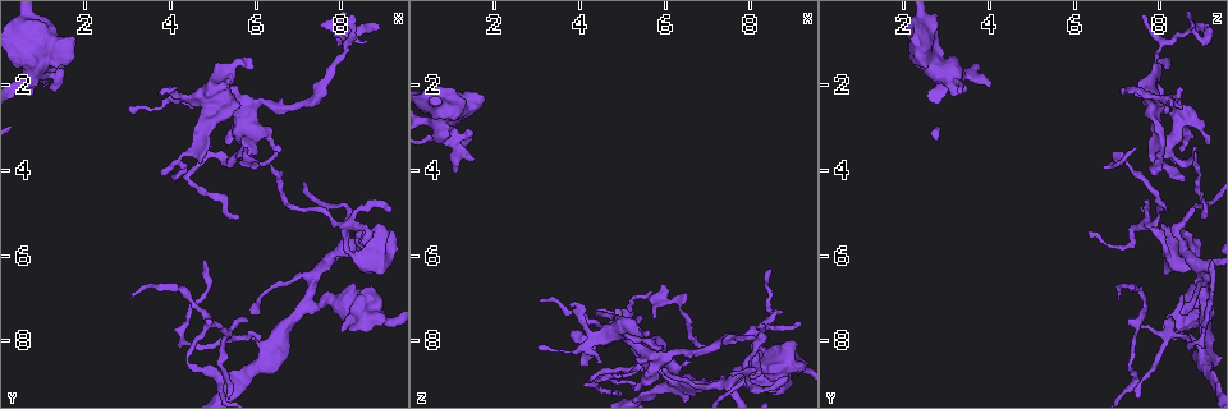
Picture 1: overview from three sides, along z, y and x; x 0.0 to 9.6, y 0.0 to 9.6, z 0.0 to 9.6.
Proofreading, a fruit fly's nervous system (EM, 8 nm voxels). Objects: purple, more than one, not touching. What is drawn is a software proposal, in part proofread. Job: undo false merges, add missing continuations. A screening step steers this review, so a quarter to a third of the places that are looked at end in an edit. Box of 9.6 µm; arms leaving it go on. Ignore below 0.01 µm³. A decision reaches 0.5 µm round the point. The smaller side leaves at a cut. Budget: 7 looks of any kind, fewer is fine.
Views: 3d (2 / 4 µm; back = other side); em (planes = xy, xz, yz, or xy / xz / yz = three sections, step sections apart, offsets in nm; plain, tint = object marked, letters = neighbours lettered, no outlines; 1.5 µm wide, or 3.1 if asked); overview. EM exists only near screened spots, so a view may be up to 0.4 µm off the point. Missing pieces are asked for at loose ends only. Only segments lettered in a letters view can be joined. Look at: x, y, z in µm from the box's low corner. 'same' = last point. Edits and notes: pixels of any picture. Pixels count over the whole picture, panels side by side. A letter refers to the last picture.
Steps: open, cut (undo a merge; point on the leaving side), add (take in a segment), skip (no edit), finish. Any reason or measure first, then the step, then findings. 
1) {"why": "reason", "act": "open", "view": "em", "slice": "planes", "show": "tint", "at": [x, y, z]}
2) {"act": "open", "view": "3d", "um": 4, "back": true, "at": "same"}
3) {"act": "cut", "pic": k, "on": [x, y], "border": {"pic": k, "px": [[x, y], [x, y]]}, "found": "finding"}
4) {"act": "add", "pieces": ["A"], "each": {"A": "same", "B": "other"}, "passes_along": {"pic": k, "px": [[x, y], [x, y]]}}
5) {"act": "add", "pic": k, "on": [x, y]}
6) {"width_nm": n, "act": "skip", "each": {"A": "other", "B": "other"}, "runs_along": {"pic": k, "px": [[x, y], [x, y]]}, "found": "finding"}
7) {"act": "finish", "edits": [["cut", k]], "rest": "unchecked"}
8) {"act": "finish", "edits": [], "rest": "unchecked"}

{"why": "four arms meet", "act": "open", "view": "em", "slice": "planes", "show": "letters", "at": [5.40, 7.85, 8.20]}

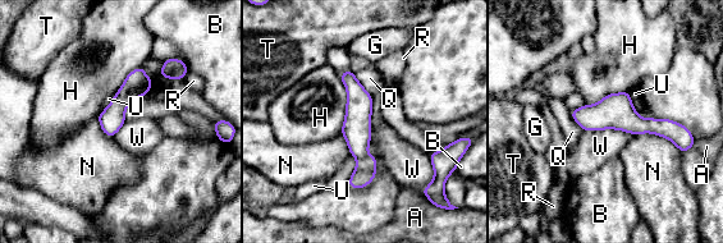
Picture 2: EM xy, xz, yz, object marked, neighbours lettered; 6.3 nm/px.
{"act": "skip", "each": {"A": "other", "B": "other", "G": "other", "H": "other", "N": "other", "Q": "other", "R": "other", "T": "other", "U": "other", "W": "other"}, "runs_along": {"pic": 2, "px": [[575, 113], [622, 115], [686, 136]]}, "found": "one neuron here"}

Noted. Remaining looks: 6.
{"why": "an open end", "act": "open", "view": "3d", "um": 2, "at": [4.75, 3.80, 7.80]}

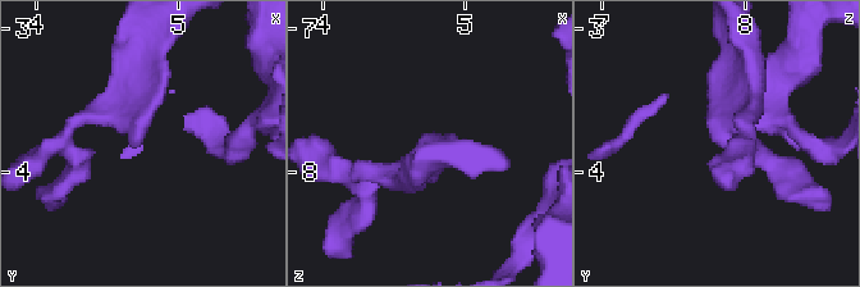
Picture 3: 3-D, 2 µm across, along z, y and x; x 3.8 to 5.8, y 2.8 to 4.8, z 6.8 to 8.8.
{"arm_widths_nm": [170, 190], "act": "open", "view": "em", "slice": "planes", "show": "letters", "at": [4.74, 3.80, 7.78]}

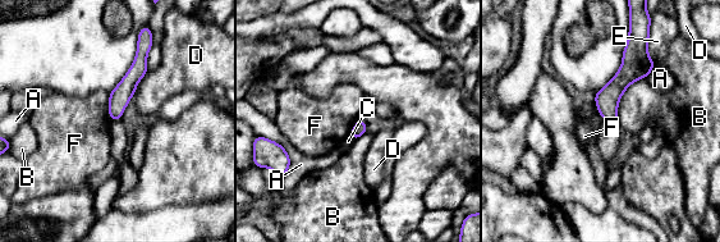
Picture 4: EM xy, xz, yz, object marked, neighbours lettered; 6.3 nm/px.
{"act": "skip", "each": {"A": "other", "B": "other", "C": "other", "D": "other", "E": "other", "F": "other"}, "border": {"pic": 4, "px": [[351, 131], [351, 136], [354, 140]]}, "found": "none of them fits"}

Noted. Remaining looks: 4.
{"why": "free end", "act": "open", "view": "em", "slice": "planes", "show": "letters", "at": [1.50, 1.50, 3.65]}

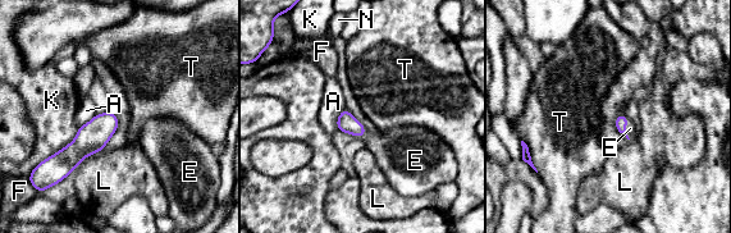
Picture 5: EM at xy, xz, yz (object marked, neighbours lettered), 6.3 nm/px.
{"longest_contact_nm": ["K", 340], "act": "add", "pieces": ["E"], "each": {"A": "other", "E": "same", "F": "other", "K": "other", "L": "other", "N": "other", "T": "other"}, "found": "it goes on there"}

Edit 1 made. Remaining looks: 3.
{"act": "finish", "edits": [["add", 5]], "rest": "unchecked"}

